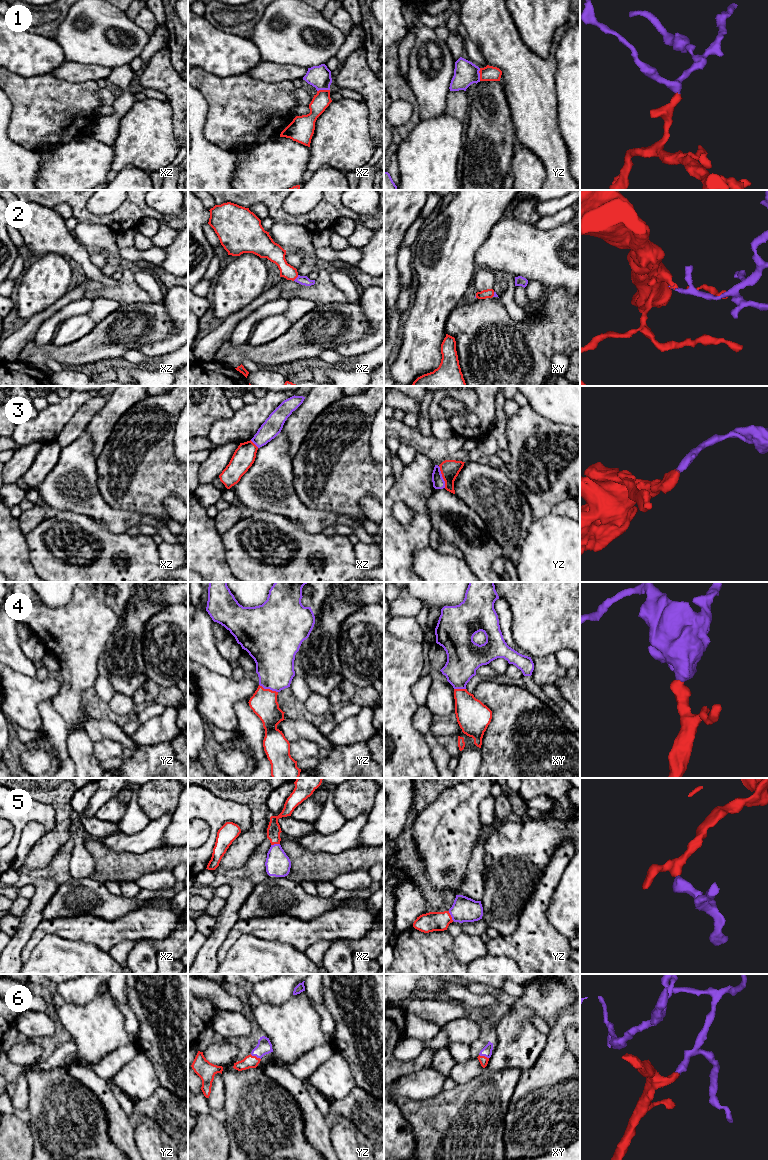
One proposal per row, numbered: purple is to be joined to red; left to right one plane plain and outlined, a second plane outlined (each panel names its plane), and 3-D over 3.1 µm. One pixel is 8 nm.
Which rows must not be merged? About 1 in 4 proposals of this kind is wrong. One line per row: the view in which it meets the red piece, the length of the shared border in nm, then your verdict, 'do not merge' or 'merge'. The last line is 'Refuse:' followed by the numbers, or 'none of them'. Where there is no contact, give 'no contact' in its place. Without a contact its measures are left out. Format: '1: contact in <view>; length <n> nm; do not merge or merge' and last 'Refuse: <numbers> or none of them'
1: contact in xz; length 110 nm; merge
2: contact in xz; length 60 nm; merge
3: contact in yz; length 190 nm; do not merge
4: contact in yz; length 170 nm; merge
5: contact in yz; length 90 nm; merge
6: contact in yz; length 100 nm; merge
Refuse: 3

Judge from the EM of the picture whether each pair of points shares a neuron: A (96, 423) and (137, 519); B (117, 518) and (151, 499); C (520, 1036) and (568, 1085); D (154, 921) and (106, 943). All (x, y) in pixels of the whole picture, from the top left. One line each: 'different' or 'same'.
A: different
B: different
C: different
D: same

